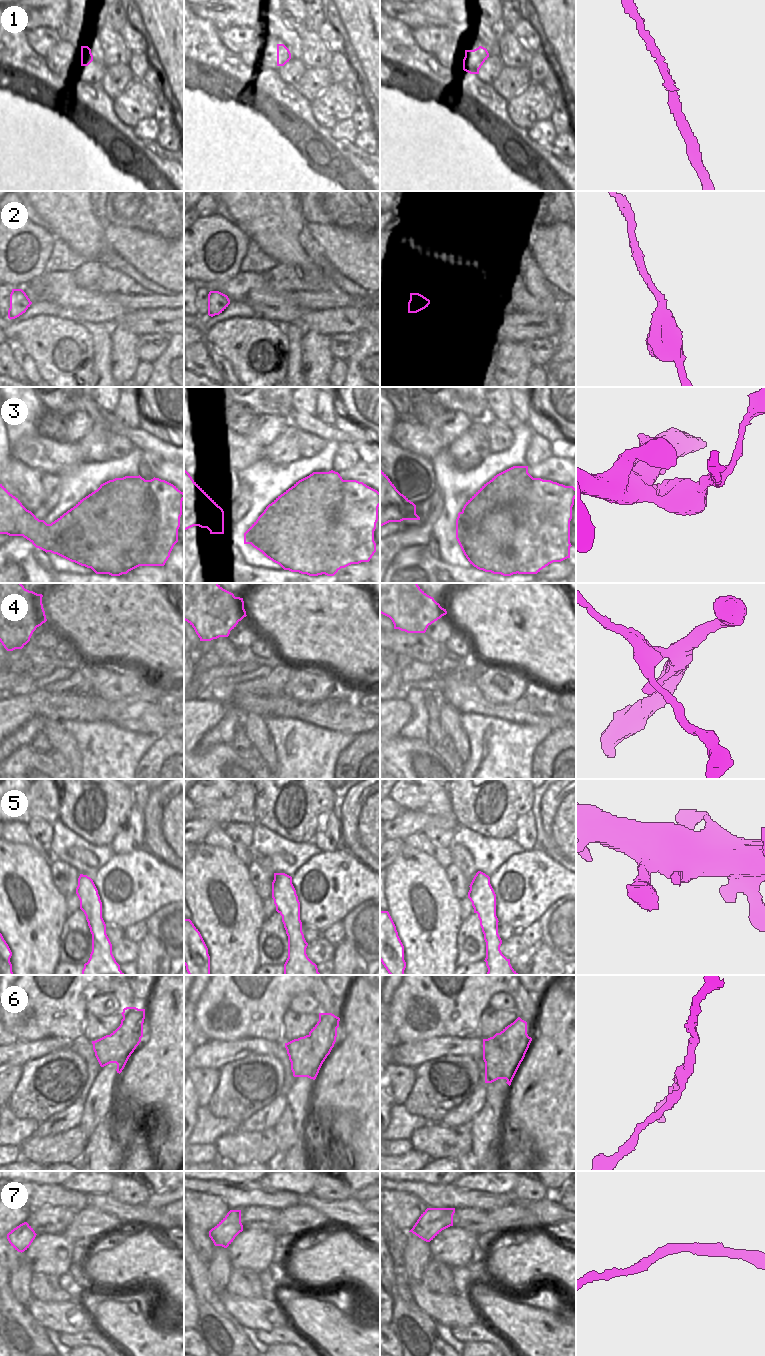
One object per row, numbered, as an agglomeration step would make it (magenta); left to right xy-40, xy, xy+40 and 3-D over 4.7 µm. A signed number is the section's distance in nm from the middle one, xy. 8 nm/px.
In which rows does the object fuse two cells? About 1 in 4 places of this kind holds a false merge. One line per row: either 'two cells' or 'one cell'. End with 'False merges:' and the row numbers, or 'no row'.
1: one cell
2: one cell
3: two cells
4: two cells
5: one cell
6: two cells
7: one cell
False merges: 3, 4, 6

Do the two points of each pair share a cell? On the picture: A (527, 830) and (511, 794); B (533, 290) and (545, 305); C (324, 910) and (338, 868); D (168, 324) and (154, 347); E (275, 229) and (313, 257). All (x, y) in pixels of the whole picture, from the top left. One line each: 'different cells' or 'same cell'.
A: different cells
B: same cell
C: same cell
D: different cells
E: same cell

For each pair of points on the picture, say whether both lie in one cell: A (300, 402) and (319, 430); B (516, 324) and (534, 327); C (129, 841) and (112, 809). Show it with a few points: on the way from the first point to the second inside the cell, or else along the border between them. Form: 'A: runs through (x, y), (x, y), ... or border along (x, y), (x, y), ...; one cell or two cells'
A: border along (292, 407), (313, 416); two cells
B: runs through (520, 324), (530, 325); one cell
C: border along (133, 806), (126, 823), (109, 844); two cells

